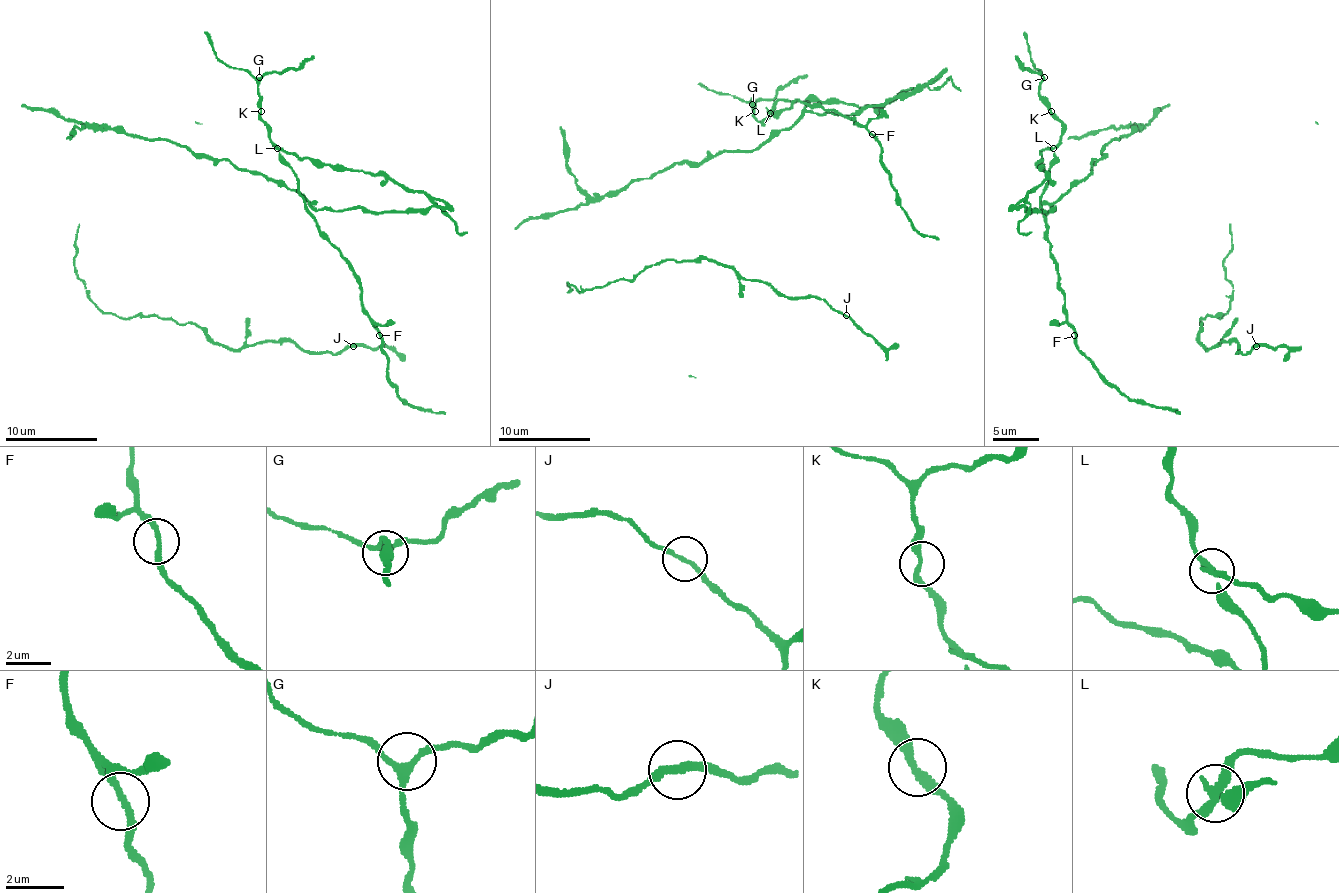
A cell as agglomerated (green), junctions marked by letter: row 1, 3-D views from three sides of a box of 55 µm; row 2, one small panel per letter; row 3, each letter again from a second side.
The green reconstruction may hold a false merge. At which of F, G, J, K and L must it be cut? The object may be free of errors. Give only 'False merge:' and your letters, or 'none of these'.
False merge: L

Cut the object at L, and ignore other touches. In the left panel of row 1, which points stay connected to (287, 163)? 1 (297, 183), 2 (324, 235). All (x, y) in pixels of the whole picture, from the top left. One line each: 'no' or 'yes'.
1: yes
2: yes

